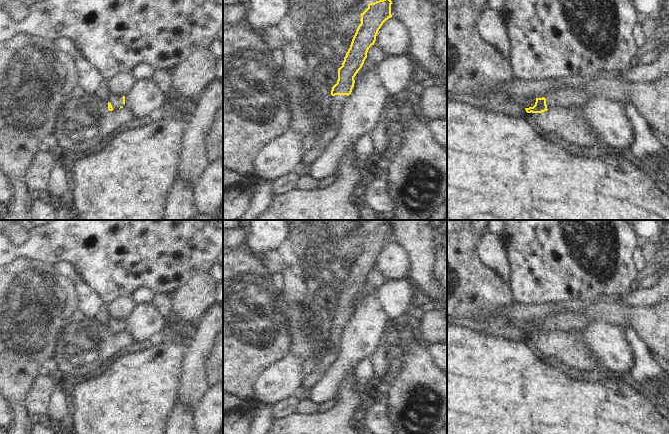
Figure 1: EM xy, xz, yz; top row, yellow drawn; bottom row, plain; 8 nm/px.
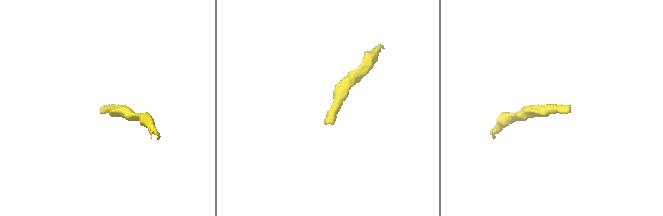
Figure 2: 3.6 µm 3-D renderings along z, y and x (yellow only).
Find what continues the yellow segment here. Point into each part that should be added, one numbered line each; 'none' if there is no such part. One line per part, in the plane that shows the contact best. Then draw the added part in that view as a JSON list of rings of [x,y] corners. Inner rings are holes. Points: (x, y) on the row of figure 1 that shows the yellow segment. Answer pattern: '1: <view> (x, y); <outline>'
1: xz (328, 131); [[[347,95],[332,96],[329,105],[326,122],[319,129],[318,137],[311,141],[306,149],[302,161],[311,165],[327,148],[330,142],[336,137],[340,127],[341,110],[348,99]]]

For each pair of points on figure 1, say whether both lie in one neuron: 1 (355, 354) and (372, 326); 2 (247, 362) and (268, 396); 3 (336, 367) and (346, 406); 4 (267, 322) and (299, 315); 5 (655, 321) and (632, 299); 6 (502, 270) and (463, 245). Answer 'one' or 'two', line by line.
1: one
2: two
3: two
4: two
5: two
6: two

